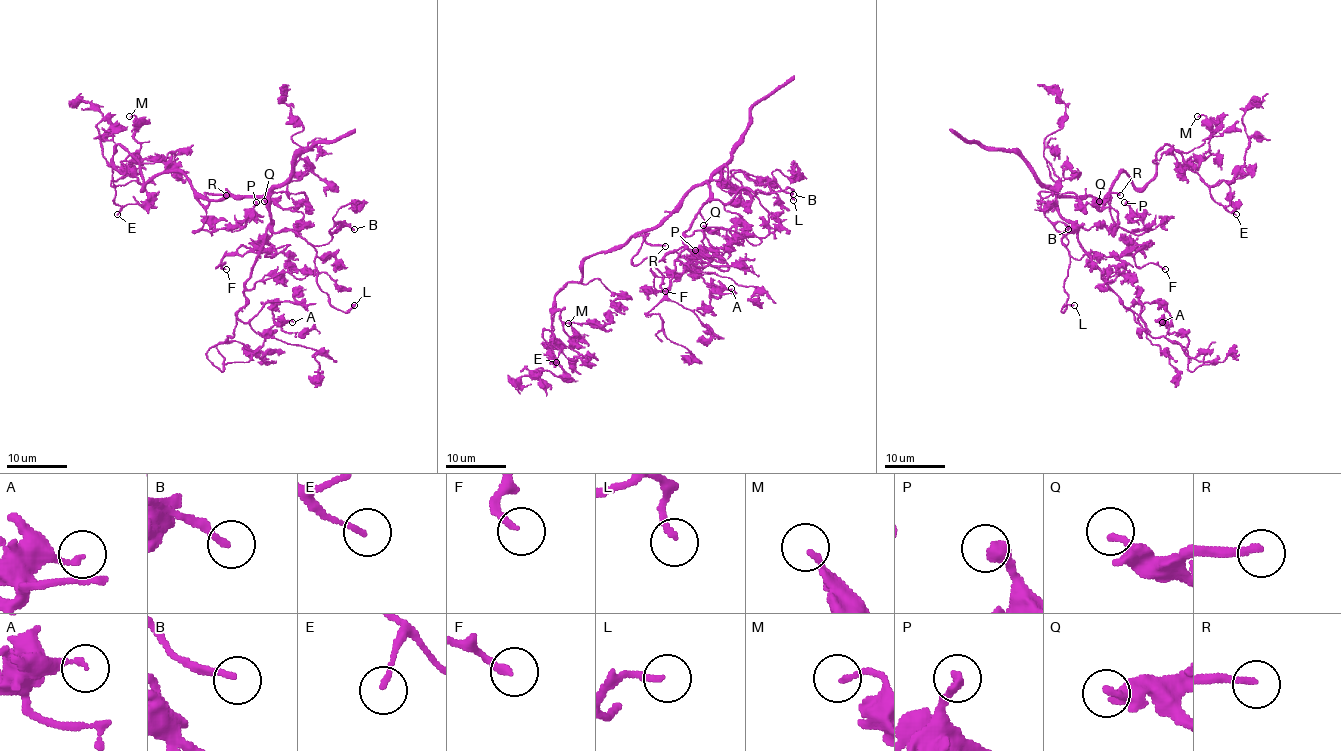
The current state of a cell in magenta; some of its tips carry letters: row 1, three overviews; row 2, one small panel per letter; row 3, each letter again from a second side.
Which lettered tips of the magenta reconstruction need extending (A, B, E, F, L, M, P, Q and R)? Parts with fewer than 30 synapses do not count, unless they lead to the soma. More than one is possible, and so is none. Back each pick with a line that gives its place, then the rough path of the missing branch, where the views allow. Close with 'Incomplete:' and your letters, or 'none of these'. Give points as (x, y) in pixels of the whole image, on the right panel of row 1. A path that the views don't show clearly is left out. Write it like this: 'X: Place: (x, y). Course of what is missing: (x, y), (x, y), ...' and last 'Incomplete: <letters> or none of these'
E: Place: (1236, 214). Course of what is missing: (1236, 214), (1242, 211), (1239, 198), (1242, 192), (1260, 178), (1275, 178)
F: Place: (1165, 269). Course of what is missing: (1165, 269), (1186, 254), (1182, 245), (1180, 222)
L: Place: (1074, 305). Course of what is missing: (1074, 305), (1086, 305), (1089, 323)
R: Place: (1120, 195). Course of what is missing: (1120, 195), (1123, 189), (1129, 187), (1123, 177), (1124, 169)
Incomplete: E, F, L, R

